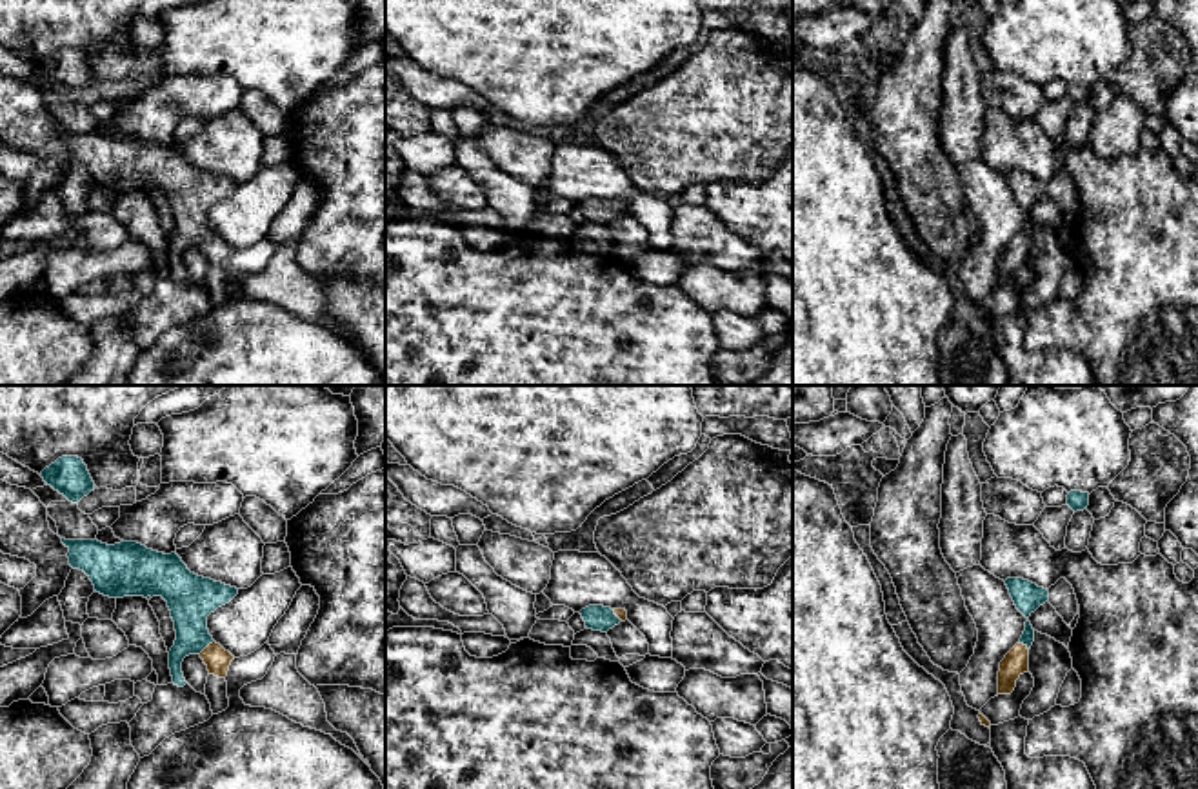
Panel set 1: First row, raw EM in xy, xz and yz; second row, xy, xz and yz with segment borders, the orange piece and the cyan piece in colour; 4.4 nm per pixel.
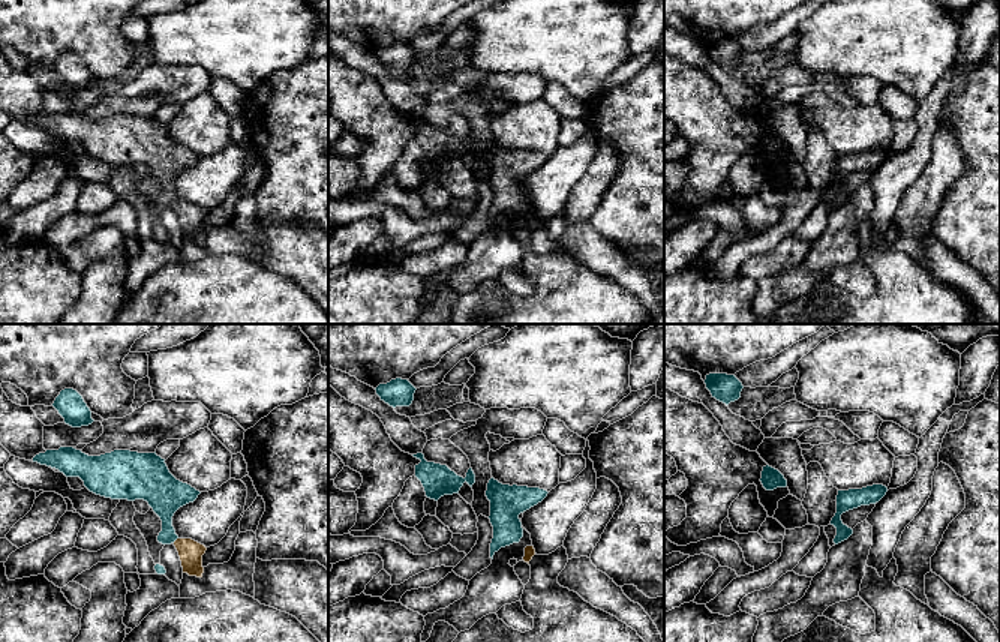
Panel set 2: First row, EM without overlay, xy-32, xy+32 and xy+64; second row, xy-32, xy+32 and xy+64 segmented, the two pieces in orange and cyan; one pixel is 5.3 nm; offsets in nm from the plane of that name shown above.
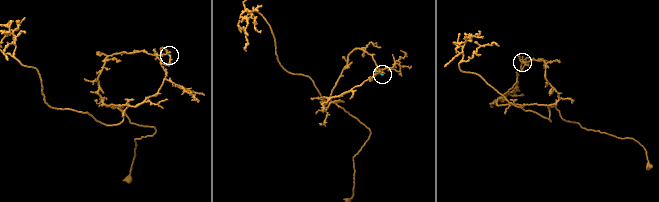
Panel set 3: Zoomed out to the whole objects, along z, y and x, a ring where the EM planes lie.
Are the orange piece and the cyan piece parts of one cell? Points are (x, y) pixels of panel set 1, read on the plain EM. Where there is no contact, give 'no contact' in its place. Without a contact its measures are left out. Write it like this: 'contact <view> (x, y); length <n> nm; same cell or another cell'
contact xy (208, 239); length 90 nm; same cell

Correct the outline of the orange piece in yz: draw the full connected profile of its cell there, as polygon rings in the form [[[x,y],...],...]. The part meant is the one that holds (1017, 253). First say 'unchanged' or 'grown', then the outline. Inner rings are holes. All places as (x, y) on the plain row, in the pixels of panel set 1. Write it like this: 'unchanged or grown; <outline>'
grown; [[[1007,171],[1005,178],[1016,202],[1027,211],[1020,235],[1000,255],[998,287],[1011,287],[1016,273],[1029,264],[1029,242],[1034,235],[1034,222],[1029,209],[1049,193],[1049,184],[1023,171]]]

